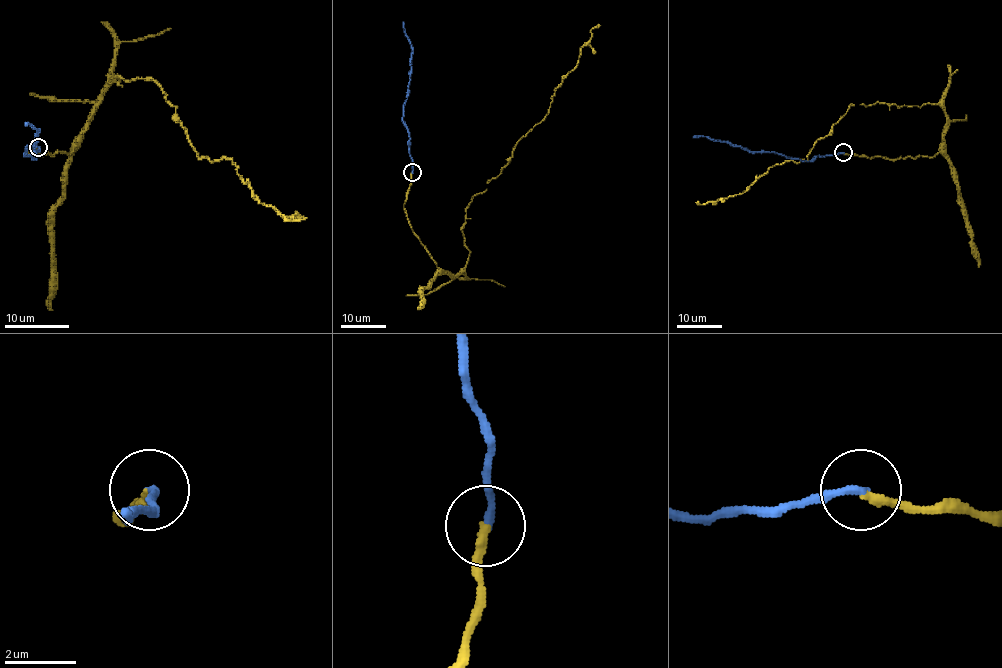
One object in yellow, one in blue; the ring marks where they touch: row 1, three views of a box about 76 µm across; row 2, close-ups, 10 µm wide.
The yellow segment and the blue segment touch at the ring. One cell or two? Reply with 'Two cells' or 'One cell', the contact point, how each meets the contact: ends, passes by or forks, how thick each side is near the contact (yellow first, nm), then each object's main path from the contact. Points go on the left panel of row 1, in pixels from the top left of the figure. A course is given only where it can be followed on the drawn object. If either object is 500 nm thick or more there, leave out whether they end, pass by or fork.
One cell. Place: (38, 147). At the ring yellow ends. At the ring blue ends. Thickness 240 nm (yellow) against 220 nm. Course of yellow: (38, 146), (27, 153), (70, 153), (112, 79), (151, 79), (200, 158), (229, 158), (261, 203), (306, 218). Course of blue: (38, 146), (33, 159), (25, 155), (25, 150), (35, 145), (38, 132), (30, 124), (25, 125)

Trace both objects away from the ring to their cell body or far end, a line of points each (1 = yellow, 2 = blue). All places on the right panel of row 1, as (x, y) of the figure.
1: (843, 152), (934, 157), (945, 111), (928, 103), (851, 104), (806, 160), (770, 167), (744, 192), (696, 202)
2: (843, 152), (814, 156), (802, 161), (769, 152), (747, 151), (705, 136), (693, 137)

